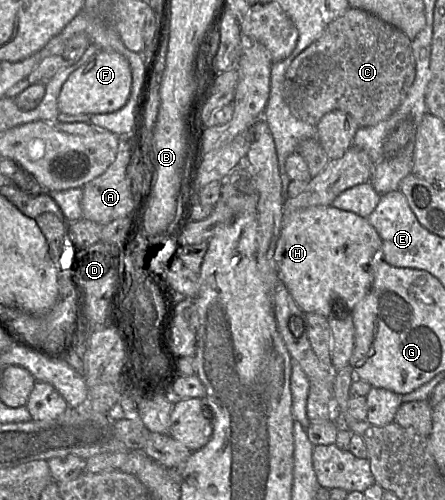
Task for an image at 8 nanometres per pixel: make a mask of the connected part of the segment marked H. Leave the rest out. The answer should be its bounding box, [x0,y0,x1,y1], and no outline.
[274,204,382,318]

